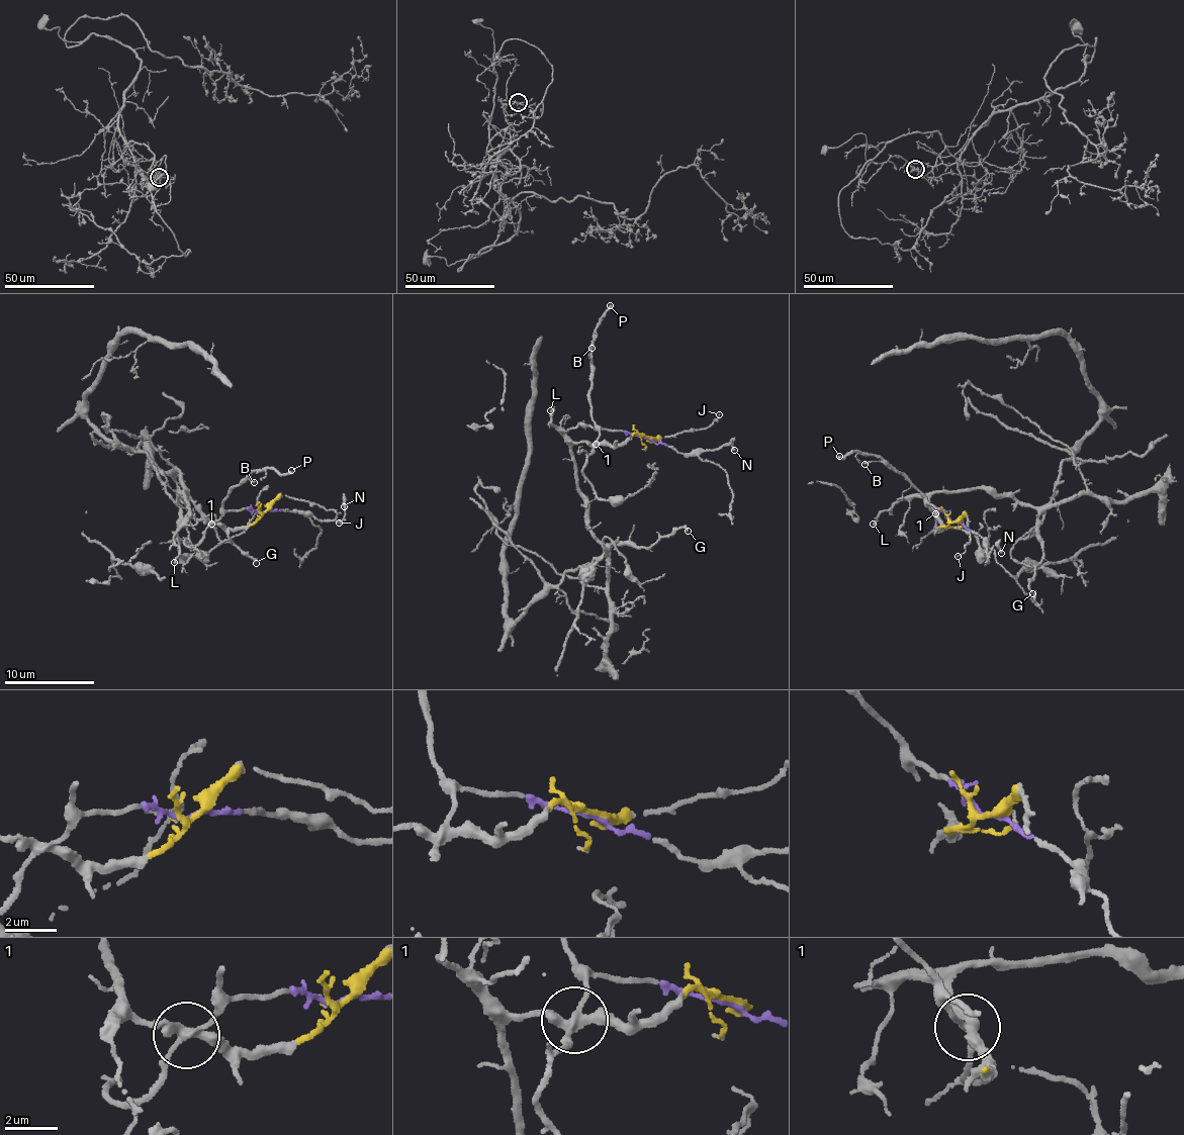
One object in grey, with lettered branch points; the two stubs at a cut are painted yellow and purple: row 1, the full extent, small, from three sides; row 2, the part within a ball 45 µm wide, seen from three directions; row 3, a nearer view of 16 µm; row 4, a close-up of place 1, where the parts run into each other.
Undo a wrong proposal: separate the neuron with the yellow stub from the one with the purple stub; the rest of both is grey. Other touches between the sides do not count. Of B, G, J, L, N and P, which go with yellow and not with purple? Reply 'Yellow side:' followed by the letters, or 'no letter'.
Yellow side: G, J, L

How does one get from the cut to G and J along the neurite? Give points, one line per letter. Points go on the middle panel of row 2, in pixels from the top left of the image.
G: (646, 437), (634, 435), (608, 445), (572, 445), (587, 530), (610, 546), (648, 547), (679, 528), (688, 531)
J: (646, 437), (672, 436), (717, 421), (719, 414)

